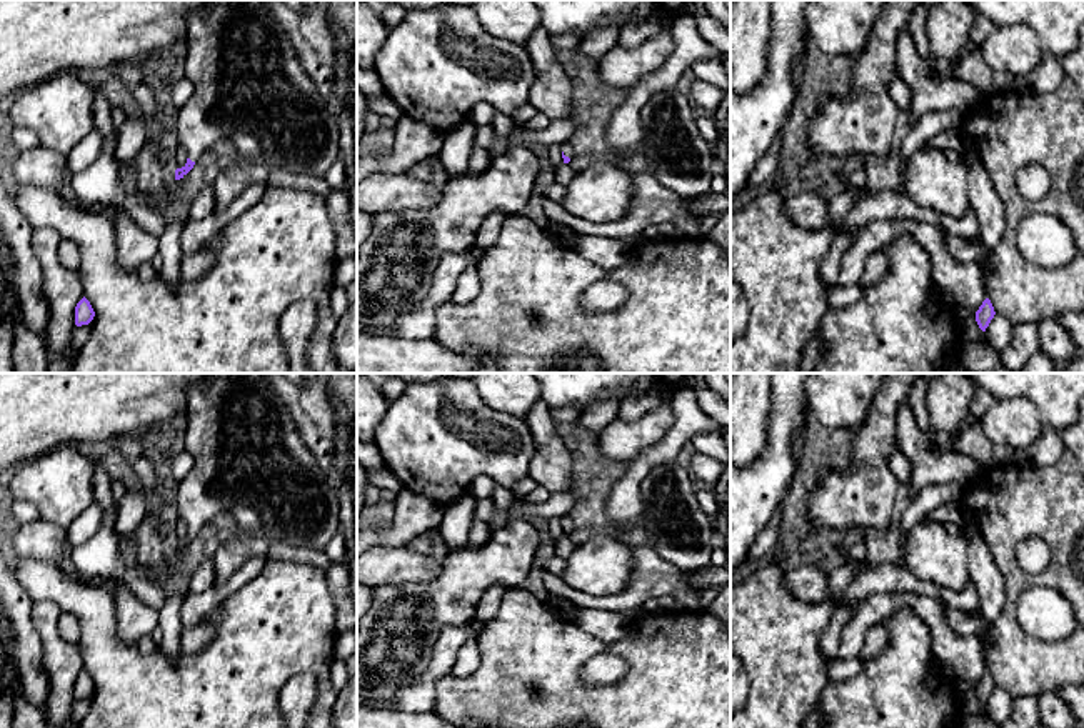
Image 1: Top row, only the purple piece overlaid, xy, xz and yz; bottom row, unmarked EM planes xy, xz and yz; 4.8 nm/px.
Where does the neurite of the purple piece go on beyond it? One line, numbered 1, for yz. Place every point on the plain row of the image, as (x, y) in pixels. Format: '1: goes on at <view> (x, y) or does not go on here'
1: does not go on here

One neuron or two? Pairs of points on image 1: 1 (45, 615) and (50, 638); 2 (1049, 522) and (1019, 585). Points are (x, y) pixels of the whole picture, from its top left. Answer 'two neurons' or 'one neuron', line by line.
1: one neuron
2: one neuron

